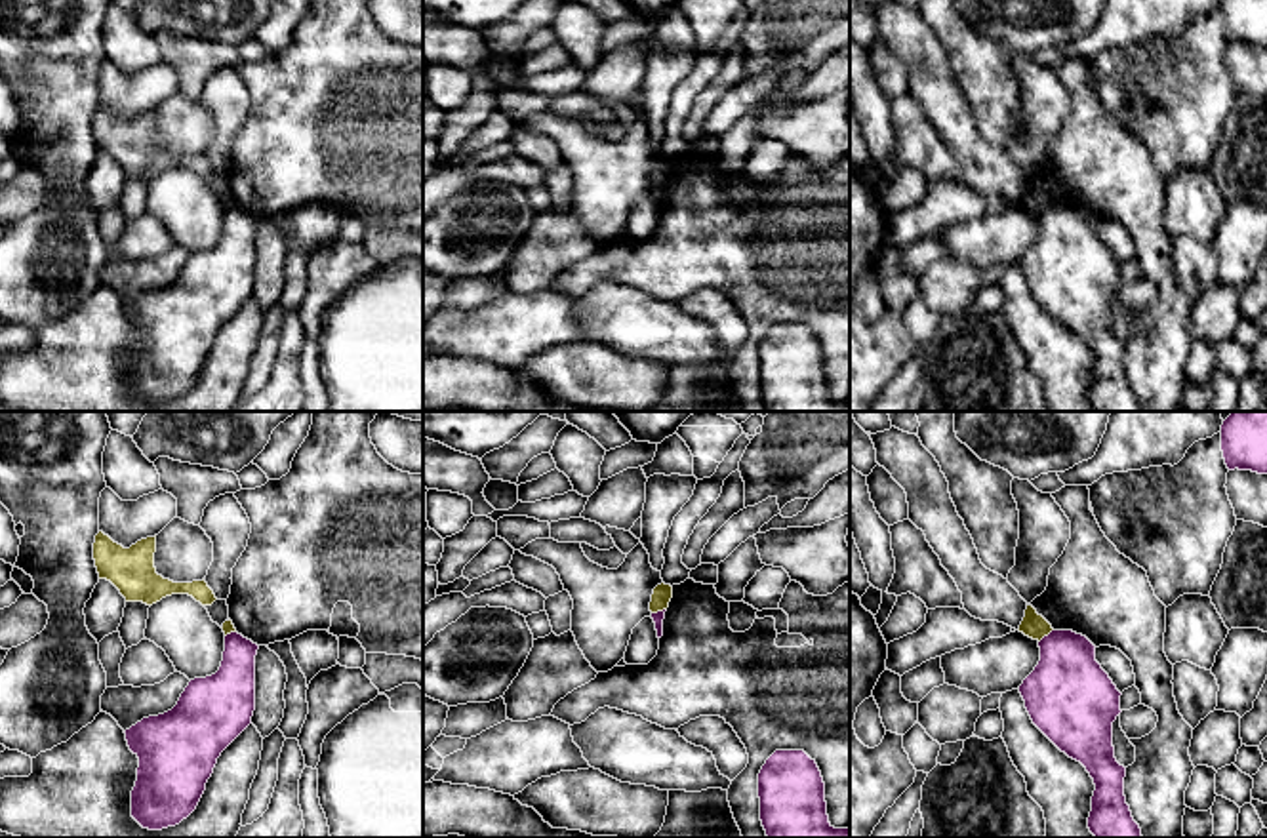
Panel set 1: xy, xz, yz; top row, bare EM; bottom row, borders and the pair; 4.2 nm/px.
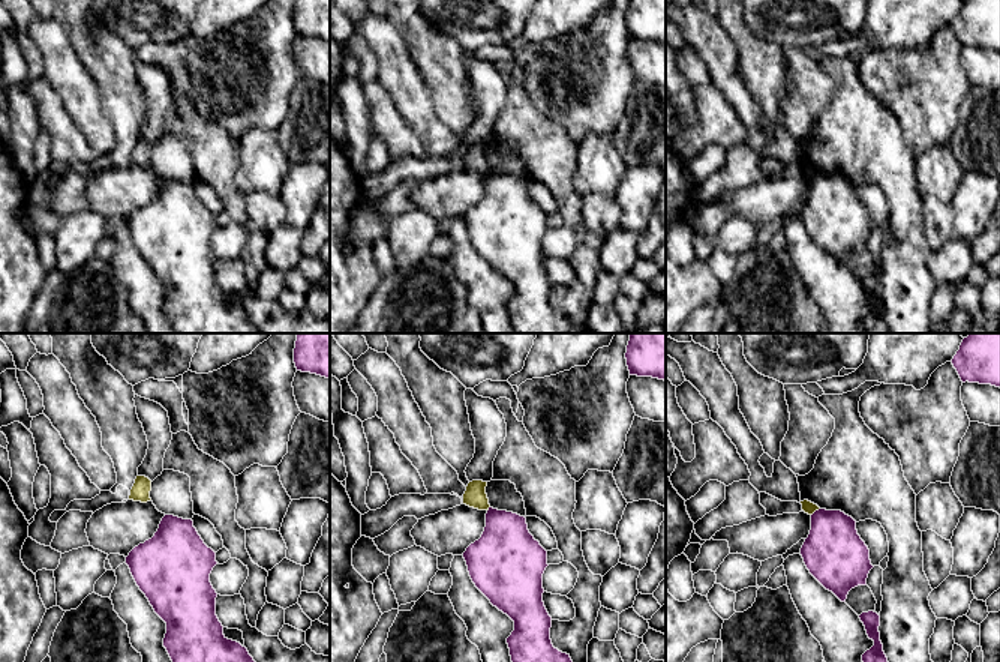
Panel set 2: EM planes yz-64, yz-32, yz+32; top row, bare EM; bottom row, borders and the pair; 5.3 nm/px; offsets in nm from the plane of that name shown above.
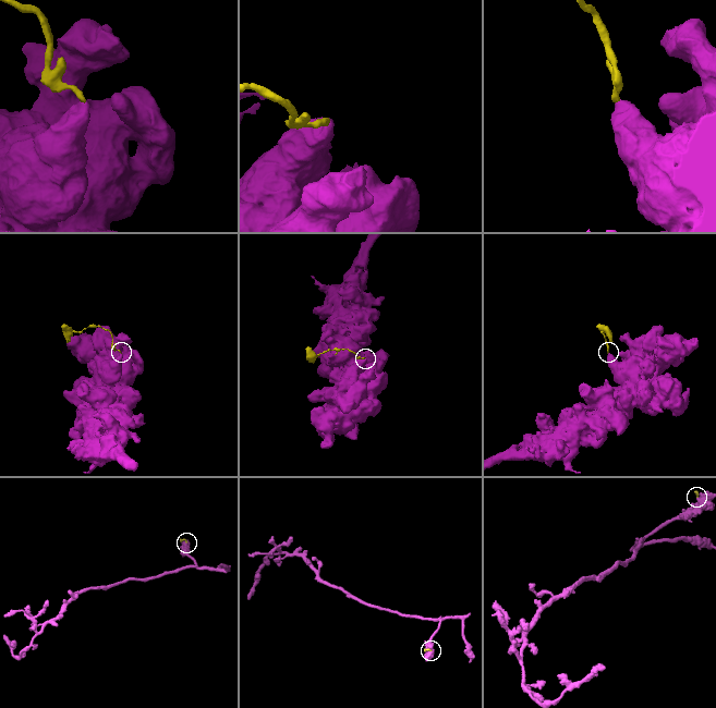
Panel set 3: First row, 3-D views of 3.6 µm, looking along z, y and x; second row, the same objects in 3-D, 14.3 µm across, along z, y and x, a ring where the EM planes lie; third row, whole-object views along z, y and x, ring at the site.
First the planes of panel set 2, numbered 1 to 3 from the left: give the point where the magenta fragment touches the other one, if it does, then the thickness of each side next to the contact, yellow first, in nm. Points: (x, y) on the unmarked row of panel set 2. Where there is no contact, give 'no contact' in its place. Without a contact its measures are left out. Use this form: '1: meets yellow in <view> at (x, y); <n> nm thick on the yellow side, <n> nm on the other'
1: no contact
2: meets yellow in yz-32 at (488, 173); 120 nm thick on the yellow side, 320 nm on the other
3: meets yellow in yz+32 at (814, 174); 70 nm thick on the yellow side, 320 nm on the other

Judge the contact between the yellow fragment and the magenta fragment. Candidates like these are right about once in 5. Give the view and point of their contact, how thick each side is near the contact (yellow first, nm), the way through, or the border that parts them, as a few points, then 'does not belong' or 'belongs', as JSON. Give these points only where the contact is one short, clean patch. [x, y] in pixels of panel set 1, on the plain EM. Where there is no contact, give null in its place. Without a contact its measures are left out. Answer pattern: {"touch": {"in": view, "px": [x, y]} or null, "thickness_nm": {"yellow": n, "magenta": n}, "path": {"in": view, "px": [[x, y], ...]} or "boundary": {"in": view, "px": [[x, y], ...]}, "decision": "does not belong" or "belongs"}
{"touch": {"in": "xz", "px": [658, 183]}, "thickness_nm": {"yellow": 80, "magenta": 50}, "boundary": {"in": "xz", "px": [[665, 181], [652, 187]]}, "decision": "does not belong"}

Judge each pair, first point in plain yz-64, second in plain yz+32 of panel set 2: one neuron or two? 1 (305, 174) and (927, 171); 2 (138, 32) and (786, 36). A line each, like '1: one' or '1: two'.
1: two
2: one

